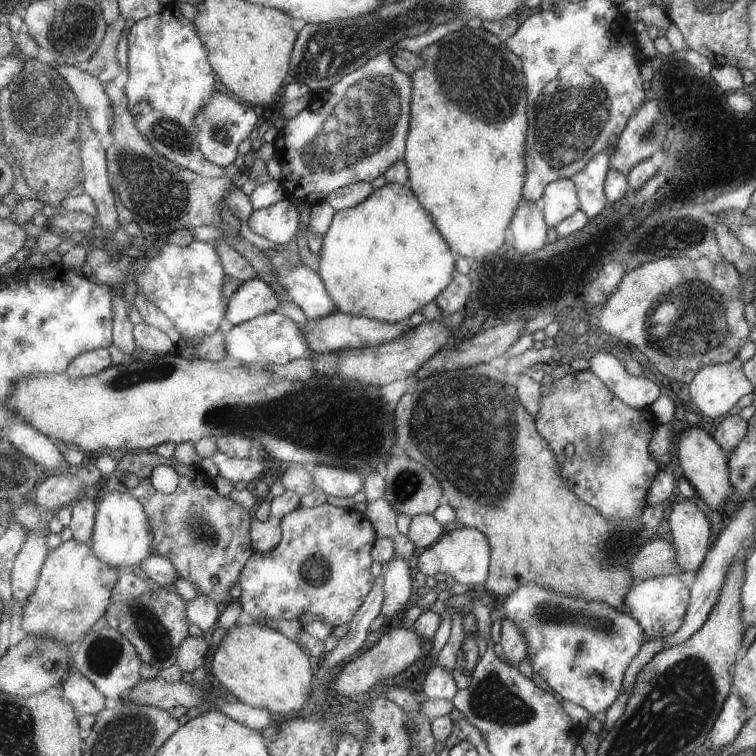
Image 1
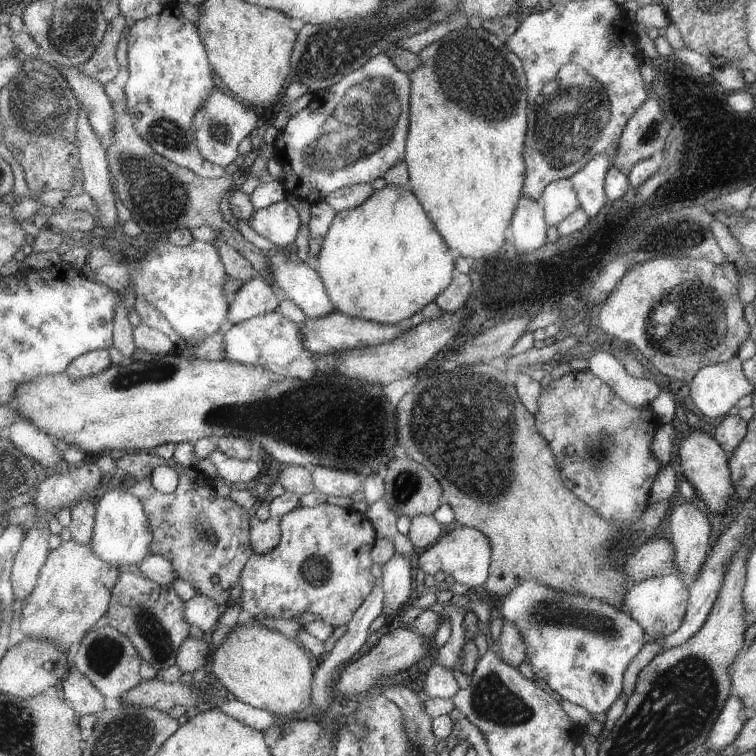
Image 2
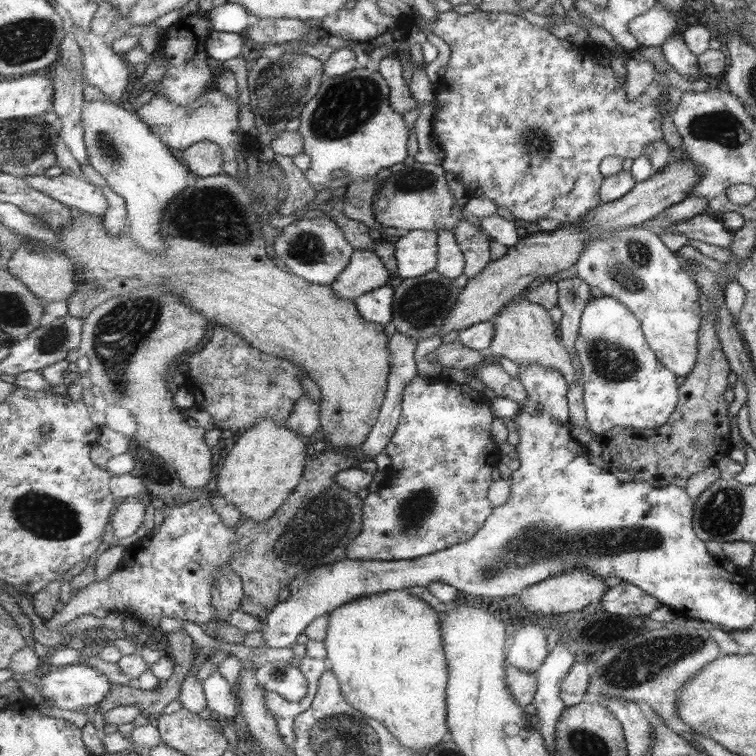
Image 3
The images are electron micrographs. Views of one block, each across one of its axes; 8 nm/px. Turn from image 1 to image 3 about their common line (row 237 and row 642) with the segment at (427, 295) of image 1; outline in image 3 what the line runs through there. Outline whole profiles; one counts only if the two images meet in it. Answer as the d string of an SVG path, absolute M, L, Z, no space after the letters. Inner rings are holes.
M408 589L369 594L335 609L328 617L323 640L332 671L340 680L347 702L363 714L383 722L403 746L424 752L435 750L439 742L454 738L447 722L447 687L450 666L443 642L441 613Z

